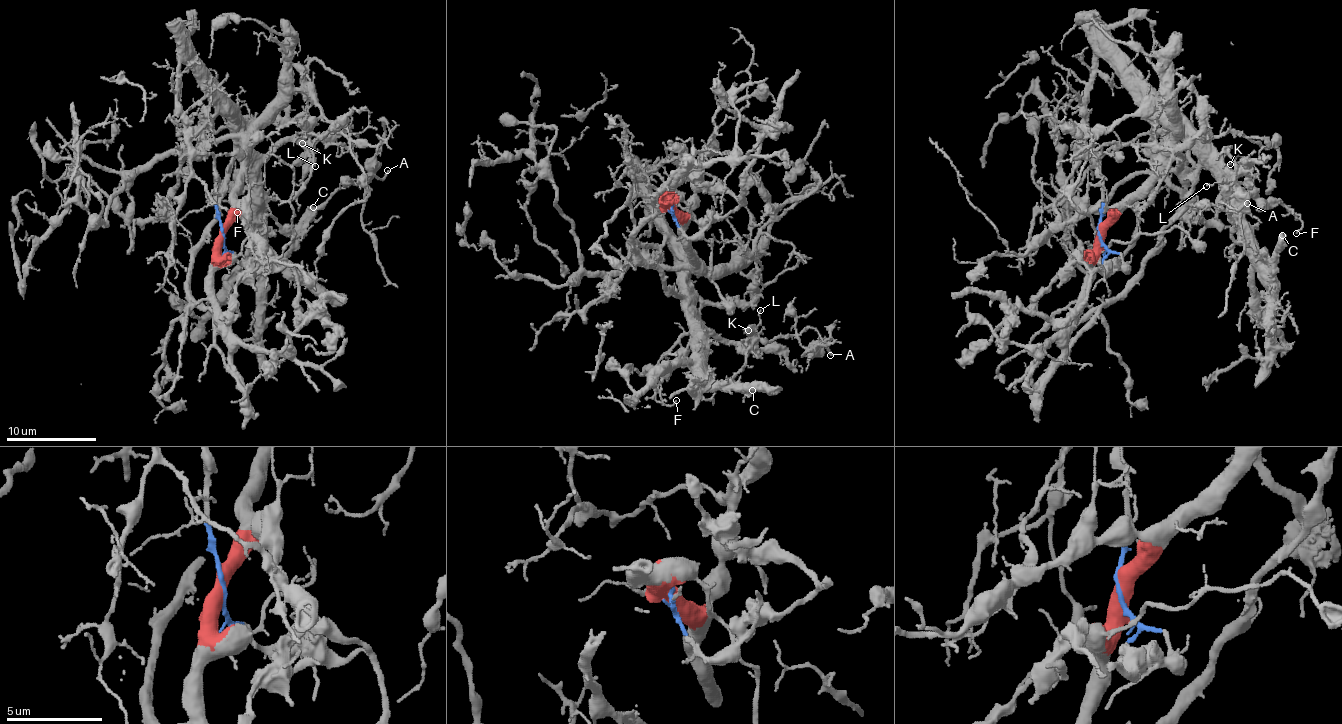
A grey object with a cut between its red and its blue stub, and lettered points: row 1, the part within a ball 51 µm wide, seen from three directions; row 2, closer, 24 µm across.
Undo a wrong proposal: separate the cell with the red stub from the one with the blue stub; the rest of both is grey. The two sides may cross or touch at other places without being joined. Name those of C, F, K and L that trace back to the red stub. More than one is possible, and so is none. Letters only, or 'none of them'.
none of them

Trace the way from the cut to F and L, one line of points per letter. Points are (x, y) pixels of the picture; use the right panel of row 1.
F: (1098, 233), (1101, 161), (1079, 146), (1098, 57), (1111, 59), (1234, 195), (1296, 212), (1295, 232)
L: (1098, 233), (1101, 161), (1079, 146), (1098, 57), (1116, 60), (1227, 170), (1245, 164), (1206, 185)

